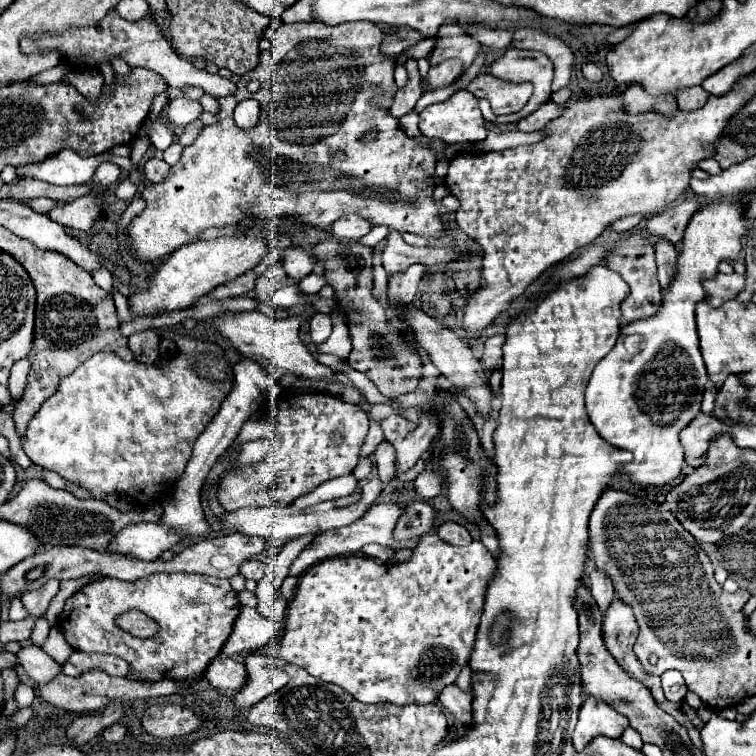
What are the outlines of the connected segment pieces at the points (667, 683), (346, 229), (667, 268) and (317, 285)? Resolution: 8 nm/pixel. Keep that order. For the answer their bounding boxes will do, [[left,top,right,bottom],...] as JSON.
[[662,671,688,701],[332,215,372,241],[656,239,678,289],[298,273,328,293]]

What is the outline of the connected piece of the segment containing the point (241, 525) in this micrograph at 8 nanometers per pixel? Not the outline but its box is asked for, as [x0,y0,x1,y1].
[220,475,386,541]

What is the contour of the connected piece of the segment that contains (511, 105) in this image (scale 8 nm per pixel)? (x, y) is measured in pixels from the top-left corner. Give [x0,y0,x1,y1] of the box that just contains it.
[466,73,532,115]

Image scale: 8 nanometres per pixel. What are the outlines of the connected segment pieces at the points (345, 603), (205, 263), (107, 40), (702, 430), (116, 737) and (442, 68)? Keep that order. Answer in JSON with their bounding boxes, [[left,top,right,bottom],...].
[[280,533,496,705],[128,233,270,317],[20,9,236,99],[680,413,728,467],[102,723,126,743],[428,59,462,89]]

